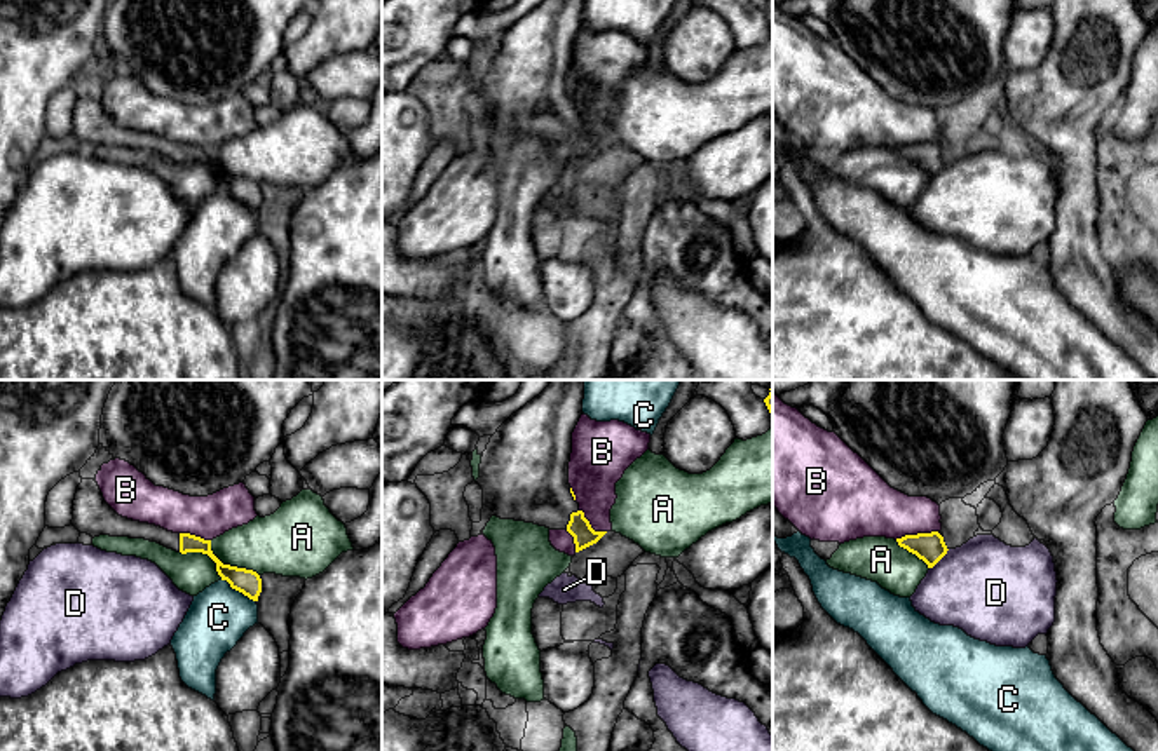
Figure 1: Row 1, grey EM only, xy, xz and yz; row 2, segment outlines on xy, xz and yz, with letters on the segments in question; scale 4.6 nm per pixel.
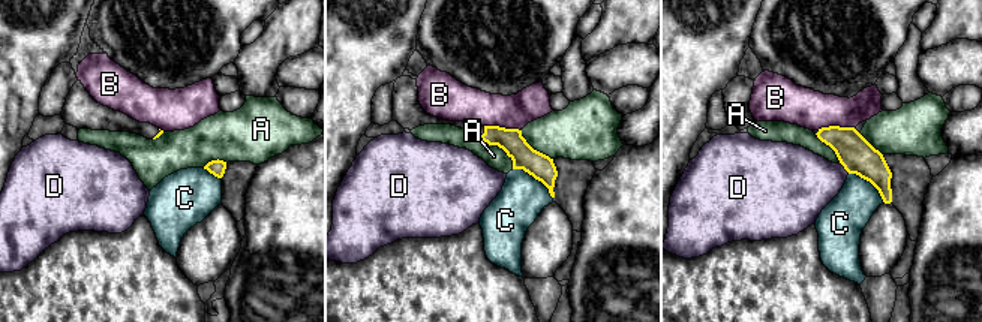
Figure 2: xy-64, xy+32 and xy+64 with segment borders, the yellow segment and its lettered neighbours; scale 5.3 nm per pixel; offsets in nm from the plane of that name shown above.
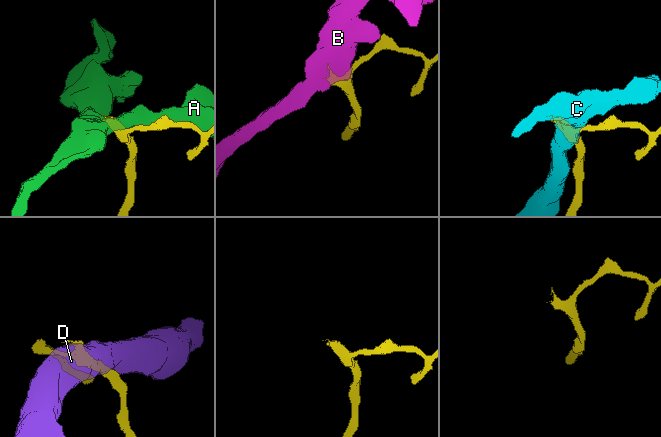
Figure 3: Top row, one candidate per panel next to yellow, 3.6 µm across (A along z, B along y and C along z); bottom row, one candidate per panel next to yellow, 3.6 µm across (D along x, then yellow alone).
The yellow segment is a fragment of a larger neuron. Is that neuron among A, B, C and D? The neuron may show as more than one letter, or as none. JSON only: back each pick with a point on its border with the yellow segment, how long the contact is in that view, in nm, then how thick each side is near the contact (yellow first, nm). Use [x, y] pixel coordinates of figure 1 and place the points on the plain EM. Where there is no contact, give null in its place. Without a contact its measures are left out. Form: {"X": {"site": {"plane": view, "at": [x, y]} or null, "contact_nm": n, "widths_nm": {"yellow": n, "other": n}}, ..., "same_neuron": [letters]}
{"same_neuron": []}

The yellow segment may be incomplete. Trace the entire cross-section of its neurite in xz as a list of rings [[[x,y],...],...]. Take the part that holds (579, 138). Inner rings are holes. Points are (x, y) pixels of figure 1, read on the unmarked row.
[[[542,0],[513,23],[490,47],[476,92],[483,99],[481,131],[473,132],[471,146],[481,145],[492,125],[567,139],[576,162],[596,153],[607,141],[595,141],[576,112],[569,94],[572,42],[582,24],[584,0]]]

